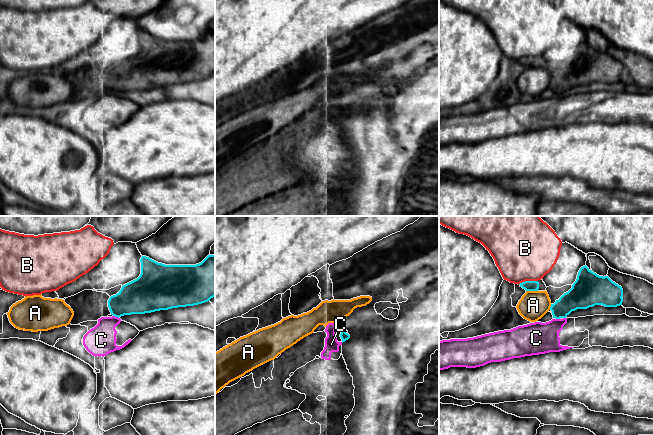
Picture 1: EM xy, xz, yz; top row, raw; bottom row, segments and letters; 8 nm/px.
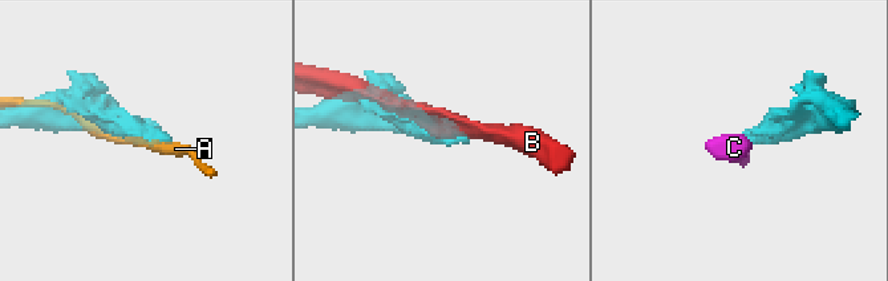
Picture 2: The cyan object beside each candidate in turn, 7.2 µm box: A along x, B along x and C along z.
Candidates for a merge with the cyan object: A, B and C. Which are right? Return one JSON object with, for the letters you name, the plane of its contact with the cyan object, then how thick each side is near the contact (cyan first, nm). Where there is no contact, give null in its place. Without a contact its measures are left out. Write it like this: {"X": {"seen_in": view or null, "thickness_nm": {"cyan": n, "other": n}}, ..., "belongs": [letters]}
{"belongs": []}

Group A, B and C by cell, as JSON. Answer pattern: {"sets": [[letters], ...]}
{"sets": [["A"], ["B"], ["C"]]}

